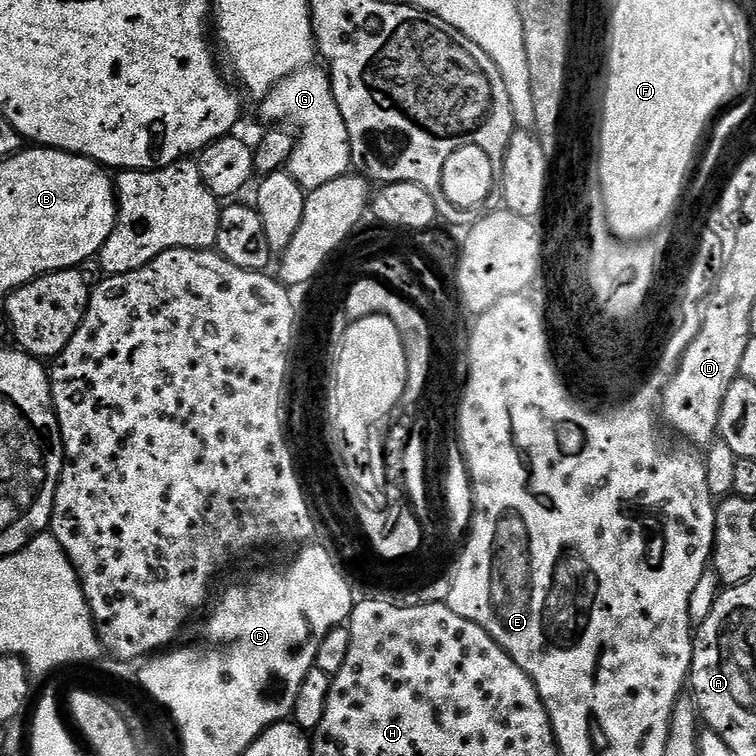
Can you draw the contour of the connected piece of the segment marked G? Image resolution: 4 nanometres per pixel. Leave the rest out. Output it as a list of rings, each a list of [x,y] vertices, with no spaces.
[[[309,66],[290,74],[259,101],[260,112],[269,120],[269,125],[285,124],[298,133],[296,145],[288,154],[286,171],[295,178],[298,186],[304,188],[305,193],[318,190],[318,186],[326,186],[326,182],[334,182],[334,178],[349,175],[352,168],[346,118],[342,118],[342,110],[338,110],[338,102],[334,102],[327,71],[316,67]]]

